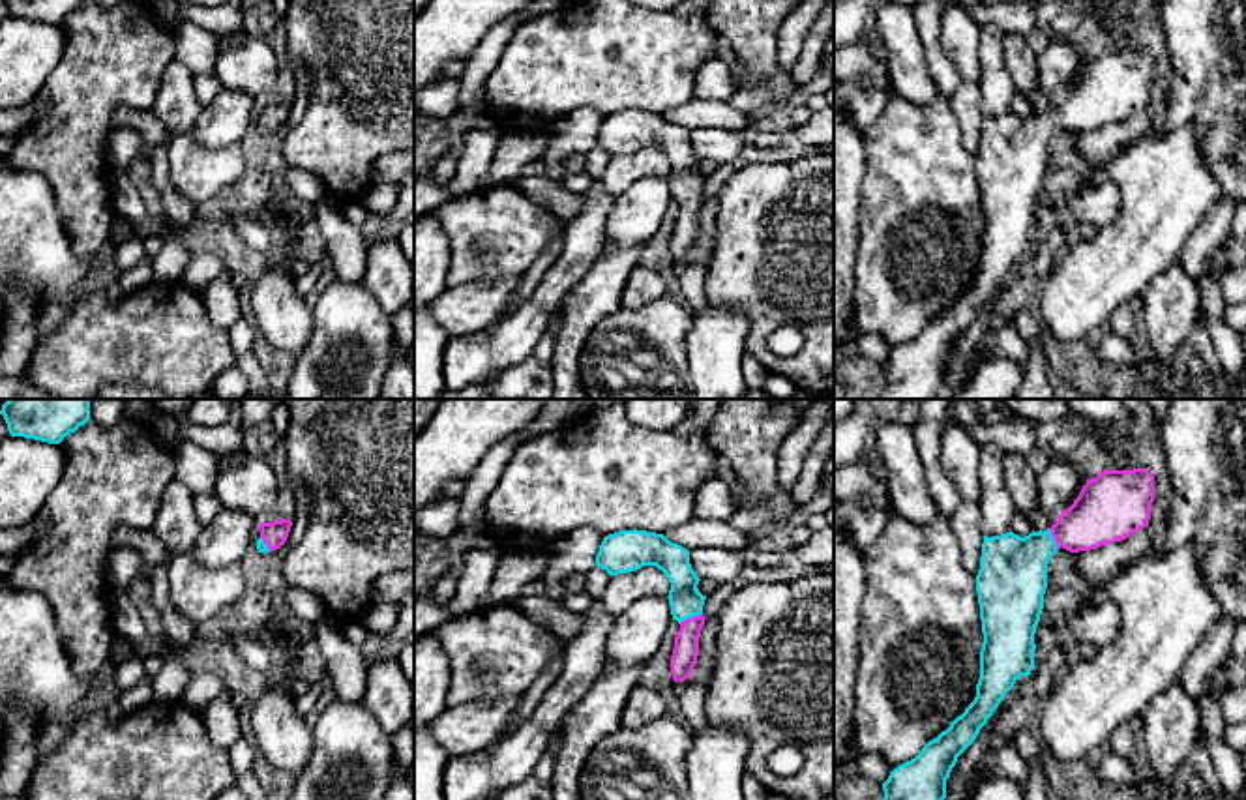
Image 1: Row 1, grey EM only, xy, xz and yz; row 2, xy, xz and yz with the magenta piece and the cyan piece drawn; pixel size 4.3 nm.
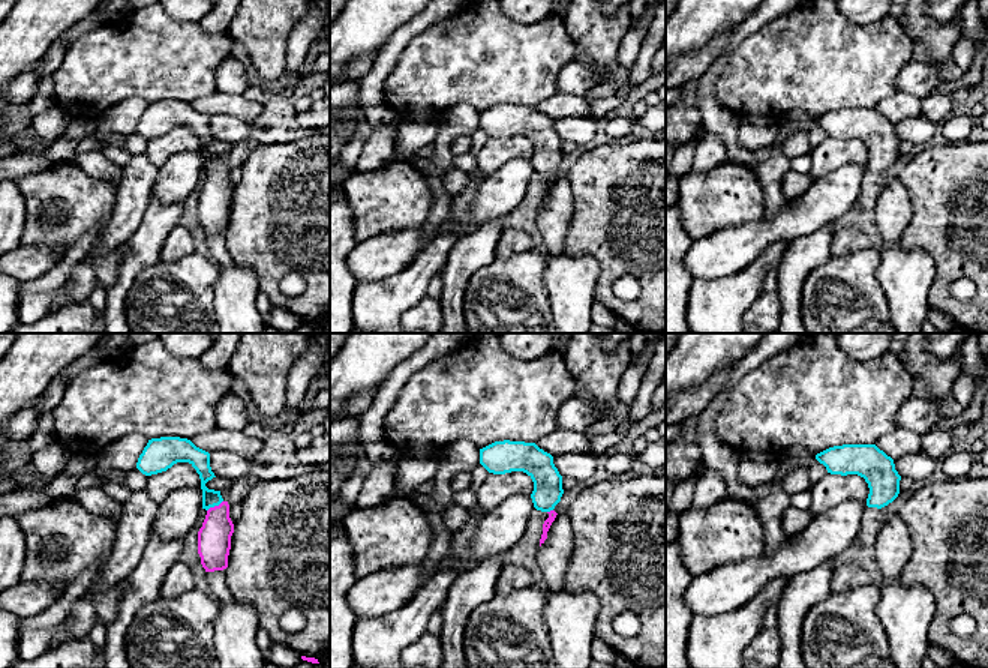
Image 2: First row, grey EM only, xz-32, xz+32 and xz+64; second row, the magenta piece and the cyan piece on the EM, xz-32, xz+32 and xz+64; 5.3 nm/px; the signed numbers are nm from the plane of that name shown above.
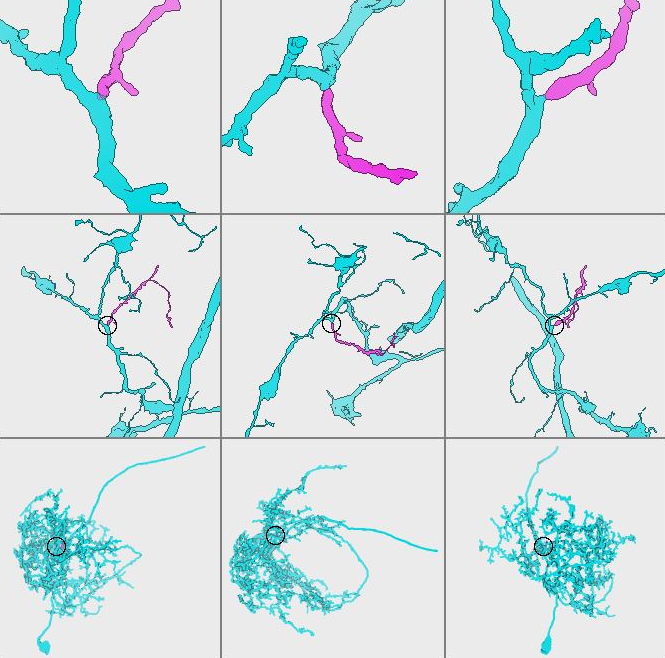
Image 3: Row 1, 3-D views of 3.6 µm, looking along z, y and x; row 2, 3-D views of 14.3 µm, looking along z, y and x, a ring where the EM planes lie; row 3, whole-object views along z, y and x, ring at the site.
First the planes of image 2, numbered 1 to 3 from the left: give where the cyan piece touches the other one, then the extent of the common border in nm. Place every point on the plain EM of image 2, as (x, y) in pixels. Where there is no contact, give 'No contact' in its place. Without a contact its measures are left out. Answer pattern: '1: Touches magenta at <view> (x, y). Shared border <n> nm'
1: Touches magenta at xz-32 (215, 170). Shared border 110 nm
2: Touches magenta at xz+32 (550, 174). Shared border 40 nm
3: No contact

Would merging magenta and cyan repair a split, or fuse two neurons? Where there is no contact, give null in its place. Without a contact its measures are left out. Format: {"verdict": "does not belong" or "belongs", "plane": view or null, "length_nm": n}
{"verdict": "belongs", "plane": "xz", "length_nm": 110}

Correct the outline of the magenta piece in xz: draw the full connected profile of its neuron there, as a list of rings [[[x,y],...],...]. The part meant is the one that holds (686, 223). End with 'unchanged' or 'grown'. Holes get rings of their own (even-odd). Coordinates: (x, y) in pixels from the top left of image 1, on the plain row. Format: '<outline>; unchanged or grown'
[[[620,111],[603,118],[596,146],[611,157],[656,146],[671,163],[669,185],[673,200],[680,204],[671,236],[675,262],[684,262],[699,236],[699,217],[705,206],[706,176],[697,169],[699,157],[690,144],[690,131],[669,122],[663,114],[646,111]]]; grown

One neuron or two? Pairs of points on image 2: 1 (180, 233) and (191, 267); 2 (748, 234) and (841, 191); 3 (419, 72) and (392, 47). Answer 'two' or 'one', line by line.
1: two
2: one
3: two

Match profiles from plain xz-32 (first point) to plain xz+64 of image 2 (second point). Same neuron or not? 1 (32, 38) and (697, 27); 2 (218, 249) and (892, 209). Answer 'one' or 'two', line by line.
1: one
2: one

